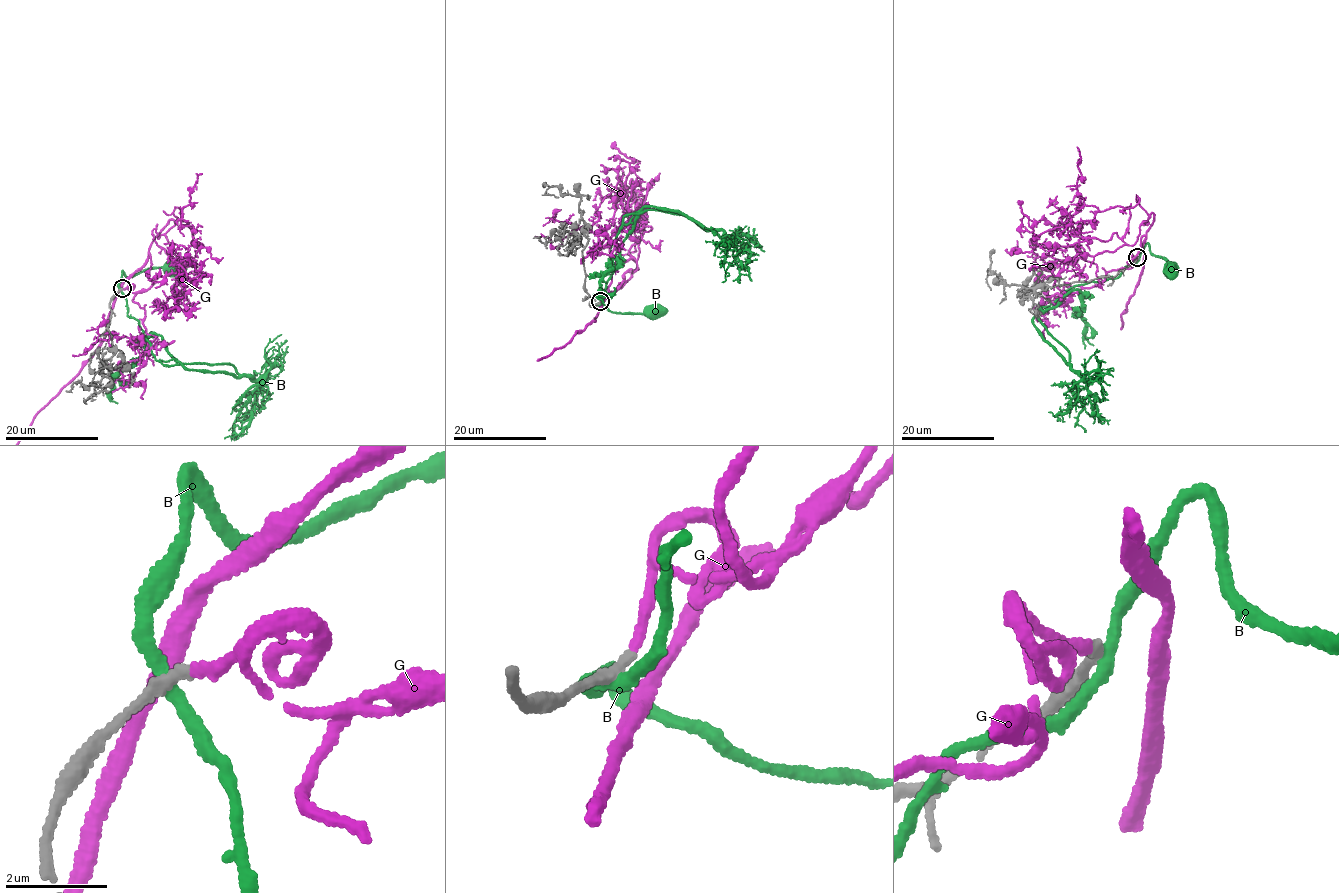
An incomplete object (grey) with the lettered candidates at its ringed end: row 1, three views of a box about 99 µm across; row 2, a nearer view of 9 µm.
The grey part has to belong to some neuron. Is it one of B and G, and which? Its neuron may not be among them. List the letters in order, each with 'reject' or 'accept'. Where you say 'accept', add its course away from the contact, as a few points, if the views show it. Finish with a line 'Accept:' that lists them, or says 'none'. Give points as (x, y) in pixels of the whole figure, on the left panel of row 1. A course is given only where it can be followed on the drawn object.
B: reject
G: accept
Accept: G

